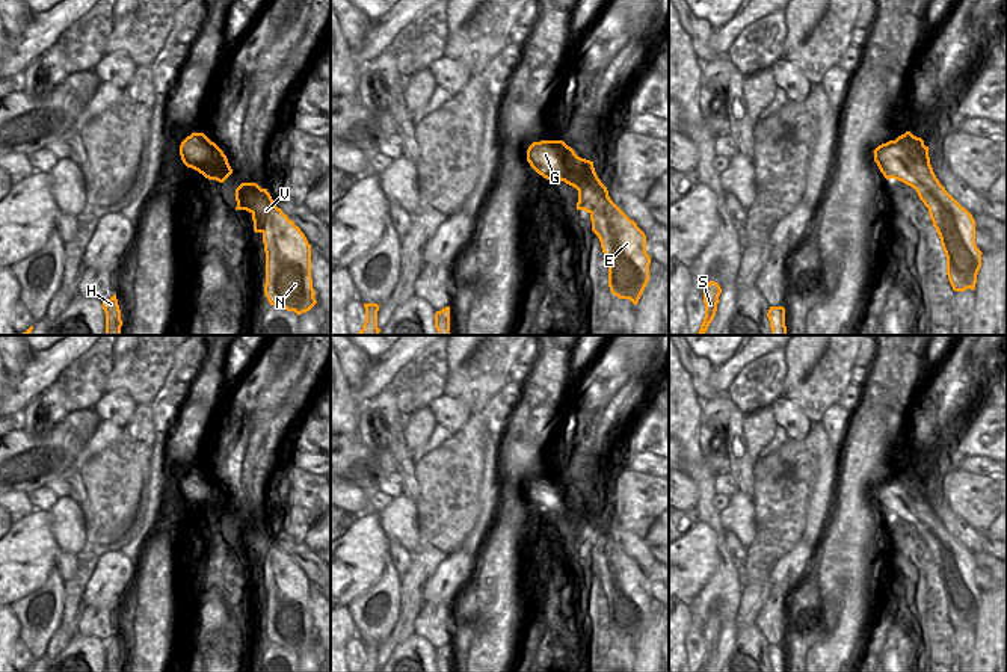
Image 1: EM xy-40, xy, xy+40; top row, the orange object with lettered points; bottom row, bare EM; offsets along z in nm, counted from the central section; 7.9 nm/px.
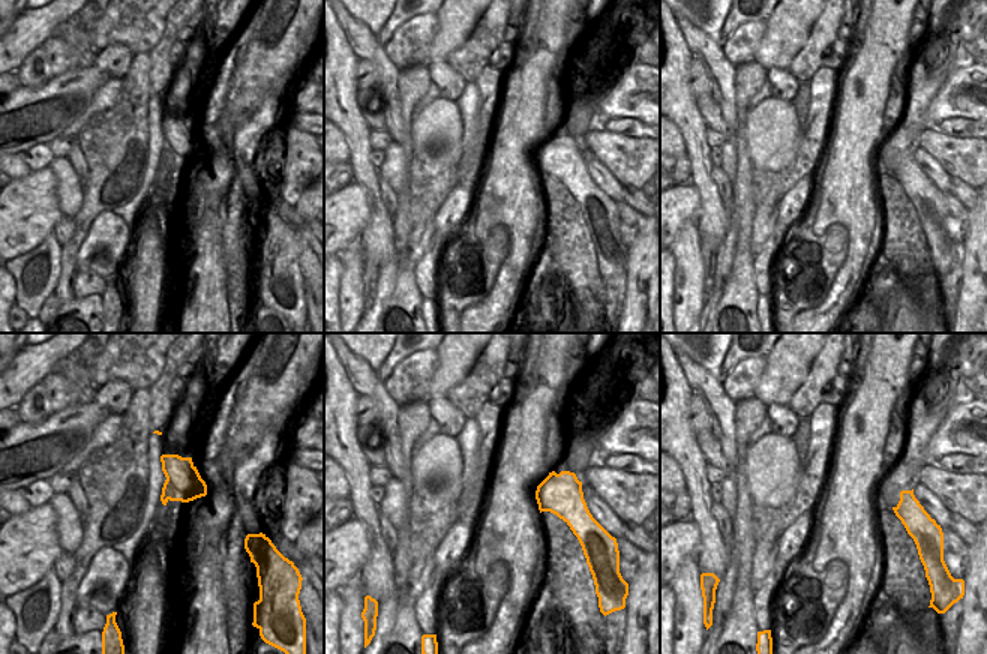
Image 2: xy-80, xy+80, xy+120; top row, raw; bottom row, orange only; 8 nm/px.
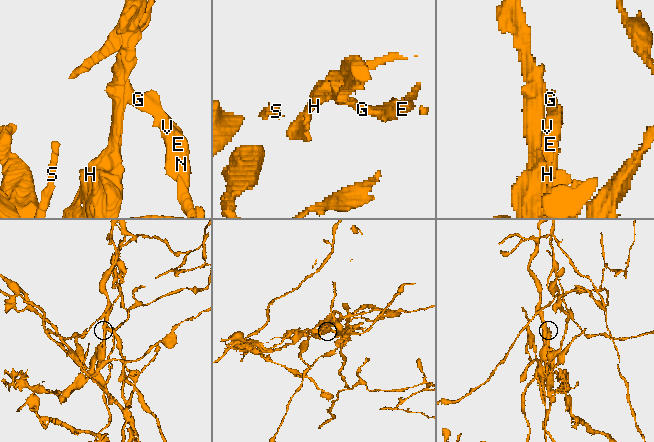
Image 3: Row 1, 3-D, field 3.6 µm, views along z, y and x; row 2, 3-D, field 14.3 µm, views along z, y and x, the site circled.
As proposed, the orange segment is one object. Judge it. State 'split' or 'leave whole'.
split

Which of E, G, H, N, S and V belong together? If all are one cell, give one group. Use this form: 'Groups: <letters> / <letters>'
Groups: E N V / G H S

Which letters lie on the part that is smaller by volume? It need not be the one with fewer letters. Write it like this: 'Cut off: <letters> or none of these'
Cut off: E, N, V

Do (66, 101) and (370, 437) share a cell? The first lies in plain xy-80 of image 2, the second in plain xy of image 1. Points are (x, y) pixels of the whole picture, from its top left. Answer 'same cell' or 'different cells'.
different cells

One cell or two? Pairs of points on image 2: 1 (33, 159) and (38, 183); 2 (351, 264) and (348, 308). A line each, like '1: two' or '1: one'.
1: two
2: one

